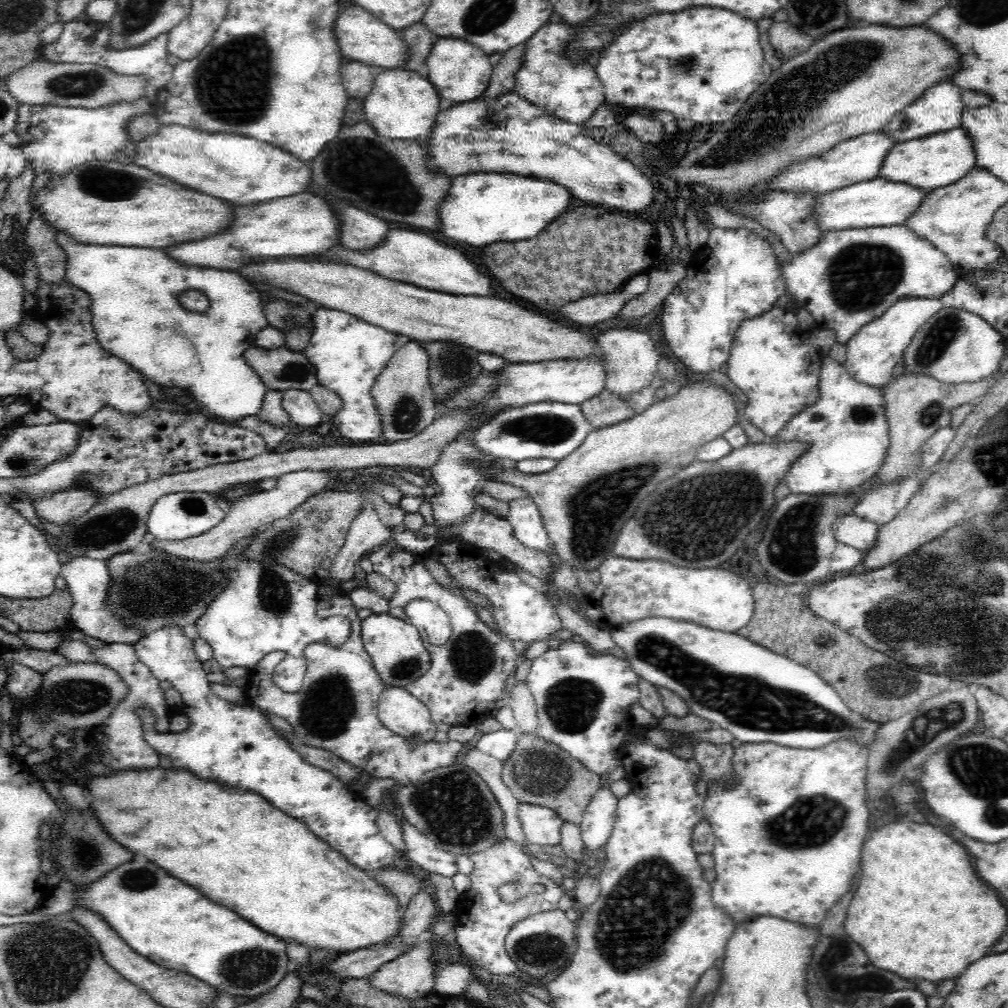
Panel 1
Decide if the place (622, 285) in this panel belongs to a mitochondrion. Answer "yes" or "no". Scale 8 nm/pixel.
no

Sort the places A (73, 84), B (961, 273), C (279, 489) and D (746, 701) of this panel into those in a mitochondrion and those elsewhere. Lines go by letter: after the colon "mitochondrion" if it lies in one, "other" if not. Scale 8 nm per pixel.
A: mitochondrion
B: other
C: other
D: mitochondrion

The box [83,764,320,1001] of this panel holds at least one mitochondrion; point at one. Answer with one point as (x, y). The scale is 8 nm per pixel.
(251, 967)

